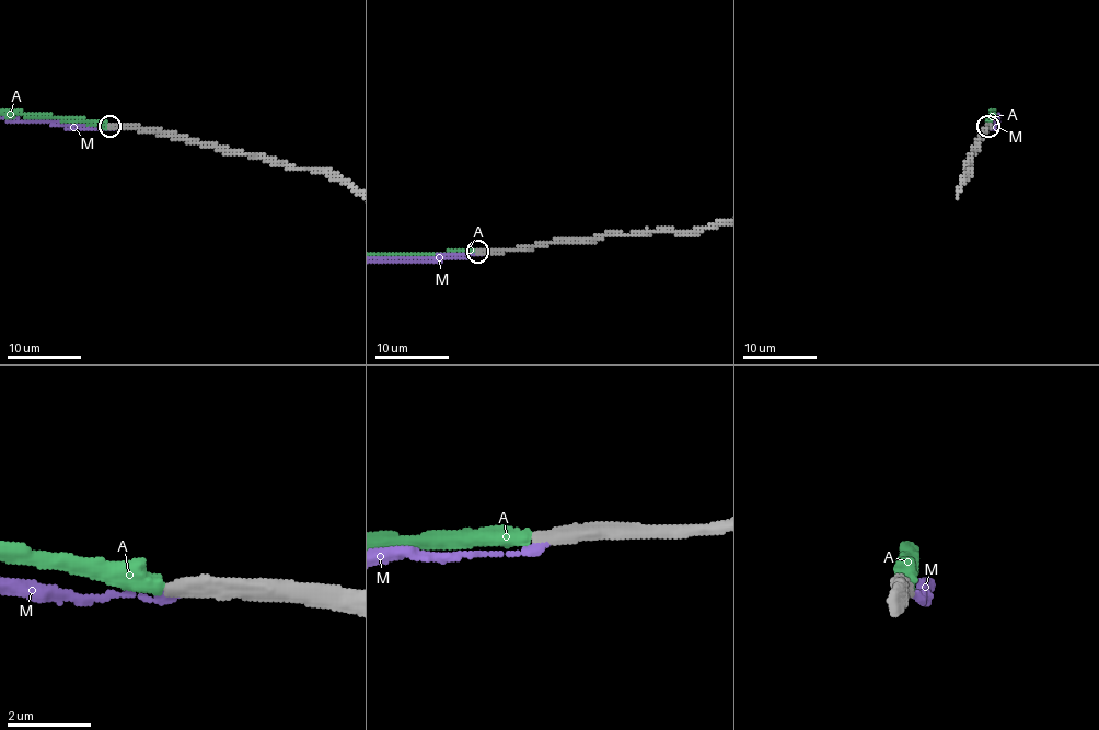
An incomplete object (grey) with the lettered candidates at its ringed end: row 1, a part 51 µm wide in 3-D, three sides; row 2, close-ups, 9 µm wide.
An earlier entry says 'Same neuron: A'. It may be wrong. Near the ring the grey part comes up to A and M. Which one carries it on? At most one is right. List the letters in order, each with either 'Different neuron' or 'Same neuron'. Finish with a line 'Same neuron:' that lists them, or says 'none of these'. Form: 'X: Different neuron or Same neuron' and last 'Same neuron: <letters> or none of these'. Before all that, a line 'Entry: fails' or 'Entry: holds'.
Entry: holds
A: Same neuron
M: Different neuron
Same neuron: A

